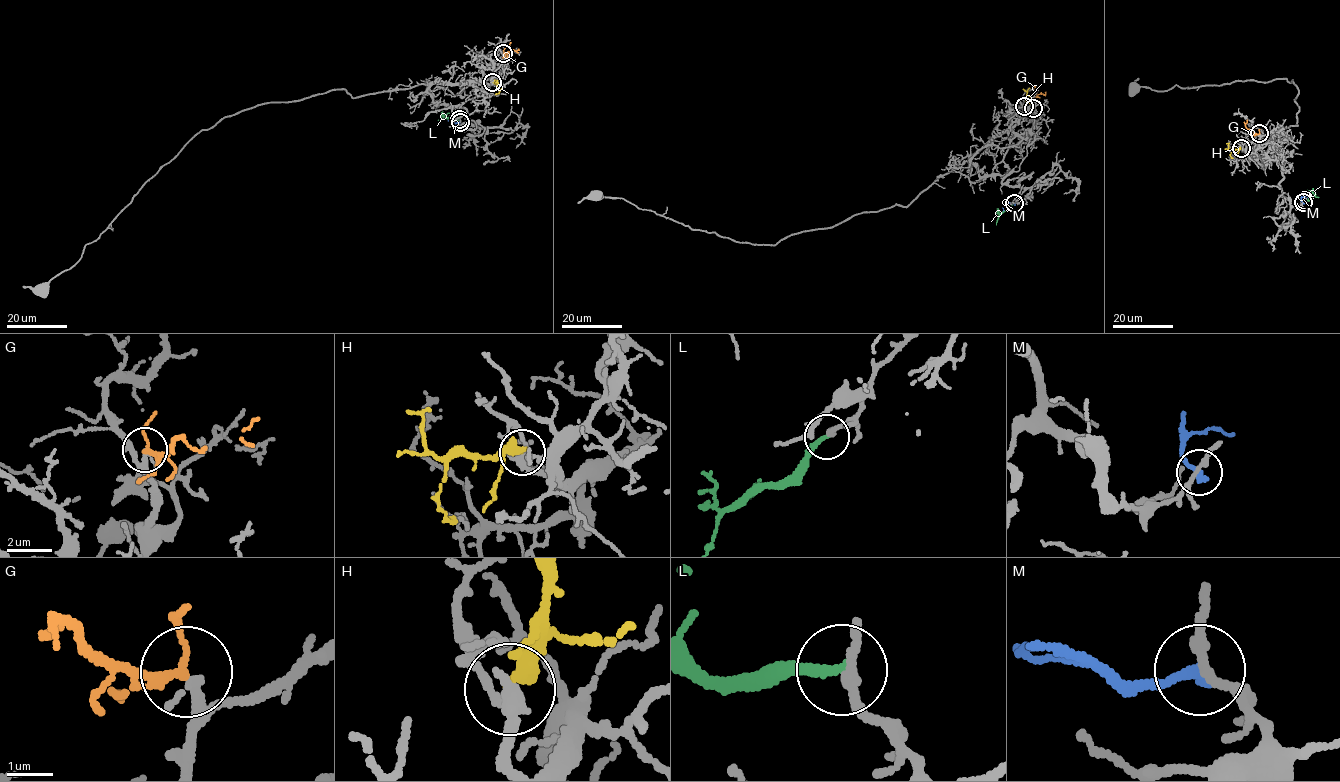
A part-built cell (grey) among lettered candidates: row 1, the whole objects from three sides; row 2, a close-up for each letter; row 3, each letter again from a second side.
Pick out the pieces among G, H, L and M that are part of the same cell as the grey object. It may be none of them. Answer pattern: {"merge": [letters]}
{"merge": ["G", "H"]}

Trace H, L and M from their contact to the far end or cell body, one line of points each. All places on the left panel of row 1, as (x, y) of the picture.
H: (492, 82), (499, 92), (495, 94)
L: (459, 119), (443, 117), (438, 120)
M: (460, 122), (448, 120)

